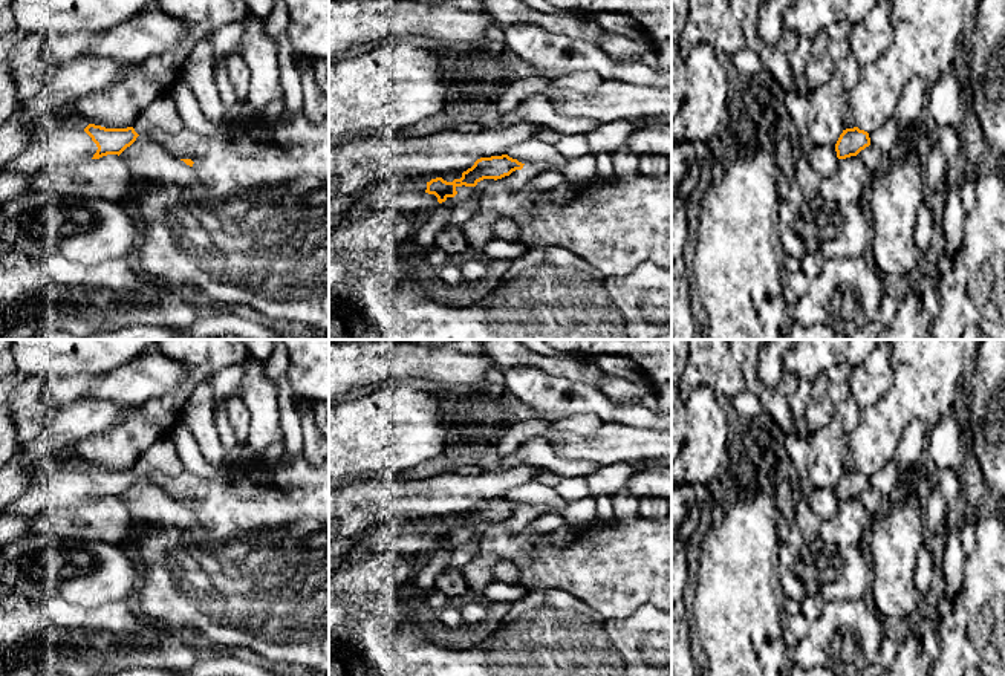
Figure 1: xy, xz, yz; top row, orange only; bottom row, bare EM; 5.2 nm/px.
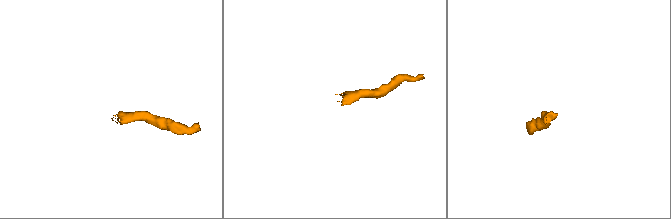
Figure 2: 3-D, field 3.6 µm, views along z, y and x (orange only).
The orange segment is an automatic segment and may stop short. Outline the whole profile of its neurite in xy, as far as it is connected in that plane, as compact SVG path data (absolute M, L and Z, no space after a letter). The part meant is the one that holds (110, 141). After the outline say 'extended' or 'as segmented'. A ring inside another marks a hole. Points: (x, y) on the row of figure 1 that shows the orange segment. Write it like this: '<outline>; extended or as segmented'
M49 113L32 125L32 138L26 150L6 167L12 173L35 173L57 165L73 168L89 159L121 154L139 136L133 127L106 128L89 124L86 128L70 127Z; extended

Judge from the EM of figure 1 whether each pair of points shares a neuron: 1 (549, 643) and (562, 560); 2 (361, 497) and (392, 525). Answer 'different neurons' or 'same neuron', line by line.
1: different neurons
2: different neurons

